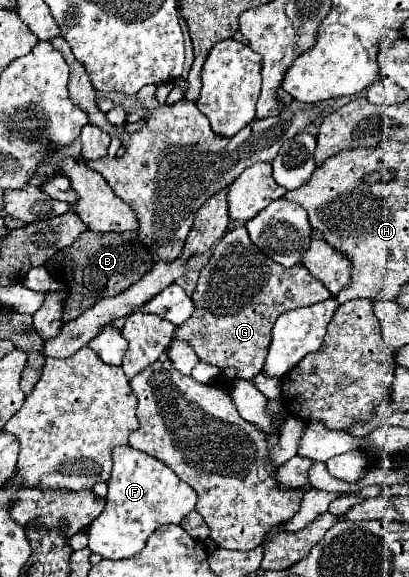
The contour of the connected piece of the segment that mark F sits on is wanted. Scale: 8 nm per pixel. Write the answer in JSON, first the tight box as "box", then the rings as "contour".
{"box":[88,447,196,559],"contour":[[[132,447],[114,449],[114,467],[108,481],[108,499],[102,515],[90,525],[88,547],[104,559],[126,559],[144,549],[146,537],[160,525],[178,525],[196,509],[196,491],[178,479],[162,461]]]}

